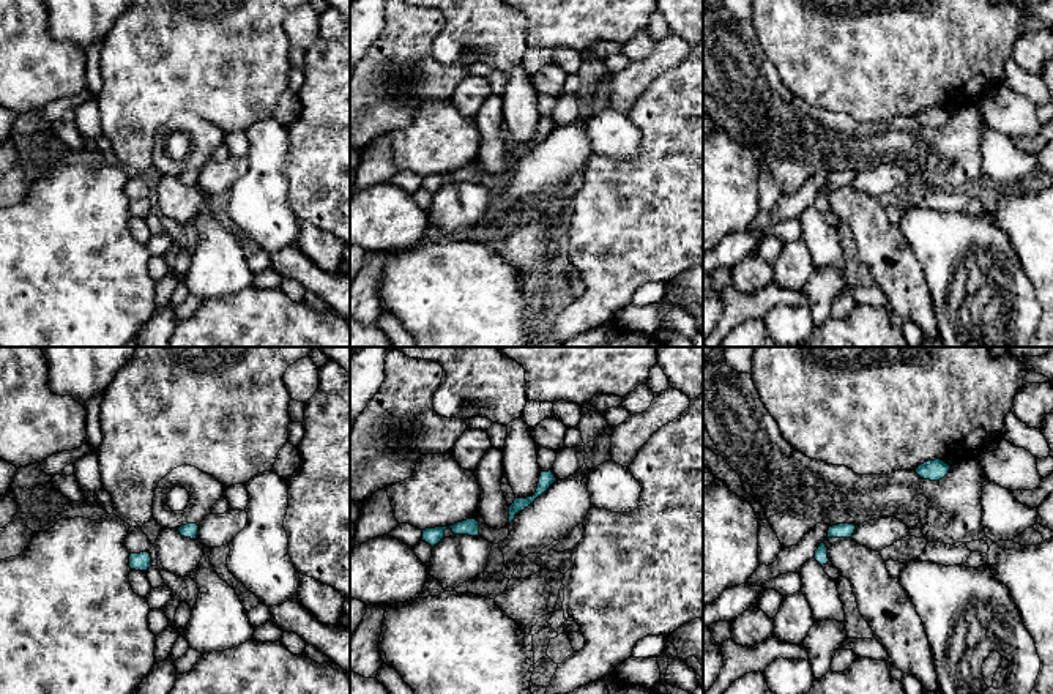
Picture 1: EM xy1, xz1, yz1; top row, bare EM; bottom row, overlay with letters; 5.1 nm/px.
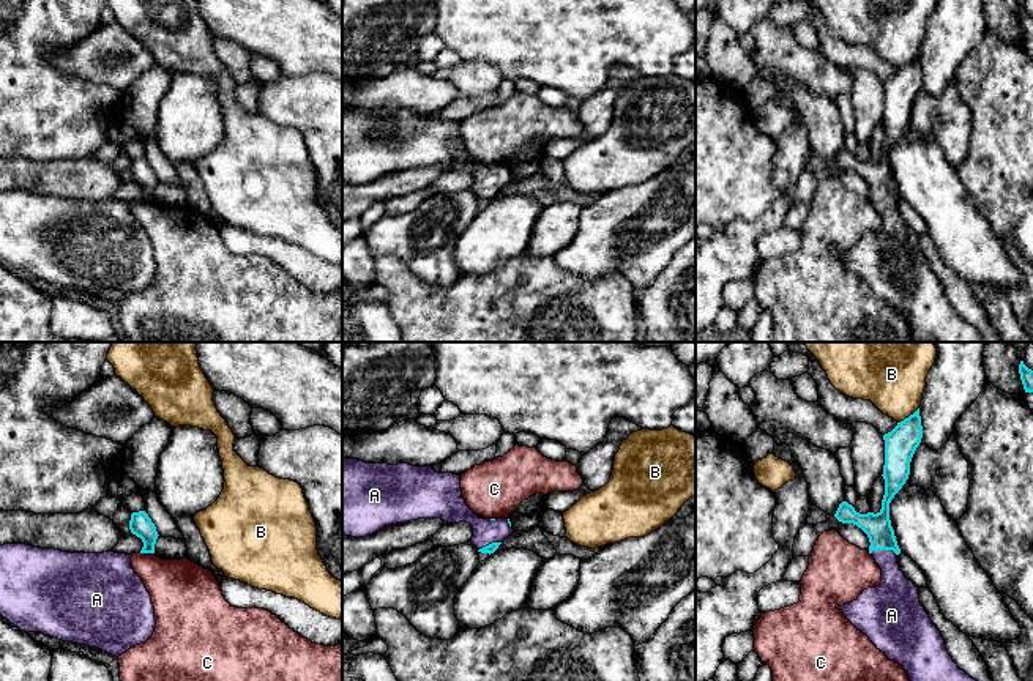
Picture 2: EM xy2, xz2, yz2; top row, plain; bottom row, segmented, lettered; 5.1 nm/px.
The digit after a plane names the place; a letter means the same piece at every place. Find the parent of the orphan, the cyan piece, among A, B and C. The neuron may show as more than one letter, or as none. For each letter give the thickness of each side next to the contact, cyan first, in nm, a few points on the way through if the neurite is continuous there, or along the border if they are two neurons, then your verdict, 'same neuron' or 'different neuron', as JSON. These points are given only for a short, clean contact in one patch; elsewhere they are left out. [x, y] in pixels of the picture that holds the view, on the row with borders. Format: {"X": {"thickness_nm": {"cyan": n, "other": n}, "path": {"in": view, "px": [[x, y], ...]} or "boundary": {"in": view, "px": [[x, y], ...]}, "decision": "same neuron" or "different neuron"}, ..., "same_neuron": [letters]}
{"A": {"thickness_nm": {"cyan": 140, "other": 220}, "path": {"in": "yz2", "px": [[877, 527], [883, 549], [896, 596]]}, "decision": "same neuron"}, "B": {"thickness_nm": {"cyan": 160, "other": 360}, "decision": "different neuron"}, "C": {"thickness_nm": {"cyan": 120, "other": 280}, "boundary": {"in": "xy2", "px": [[139, 552], [147, 554]]}, "decision": "different neuron"}, "same_neuron": ["A"]}

